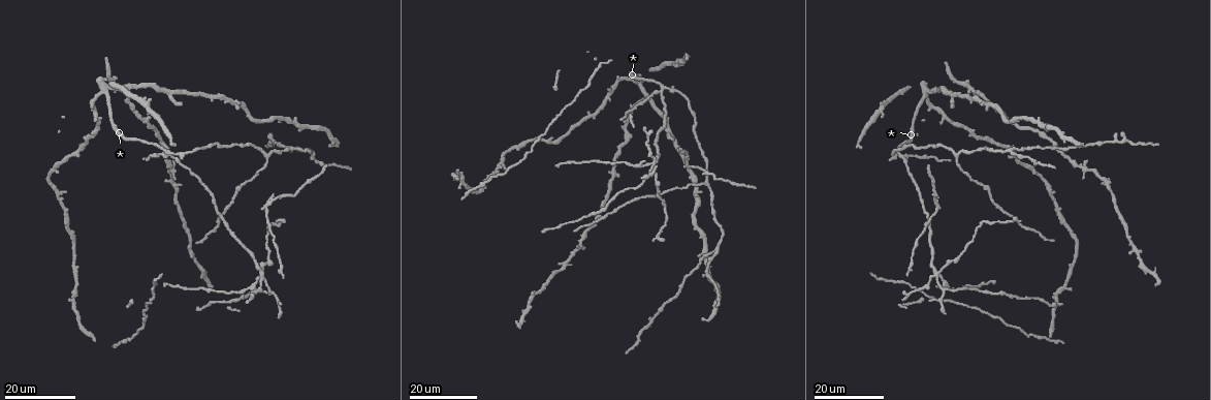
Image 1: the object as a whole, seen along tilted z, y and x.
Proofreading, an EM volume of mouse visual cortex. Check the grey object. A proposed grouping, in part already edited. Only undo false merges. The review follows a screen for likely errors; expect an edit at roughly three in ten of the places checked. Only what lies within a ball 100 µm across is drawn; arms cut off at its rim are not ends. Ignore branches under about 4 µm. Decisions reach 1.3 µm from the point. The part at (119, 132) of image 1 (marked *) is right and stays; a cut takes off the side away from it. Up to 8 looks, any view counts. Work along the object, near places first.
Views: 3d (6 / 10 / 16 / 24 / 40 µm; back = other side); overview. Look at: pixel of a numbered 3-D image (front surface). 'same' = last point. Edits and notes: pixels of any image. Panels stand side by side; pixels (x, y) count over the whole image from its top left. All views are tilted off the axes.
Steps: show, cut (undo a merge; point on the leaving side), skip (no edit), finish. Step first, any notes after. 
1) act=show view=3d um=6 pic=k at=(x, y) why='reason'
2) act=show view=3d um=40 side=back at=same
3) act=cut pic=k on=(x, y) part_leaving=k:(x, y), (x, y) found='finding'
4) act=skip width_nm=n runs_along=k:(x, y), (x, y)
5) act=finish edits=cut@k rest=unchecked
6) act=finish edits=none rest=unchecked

act=show view=3d um=16 pic=1 at=(664, 86) why='a fork'

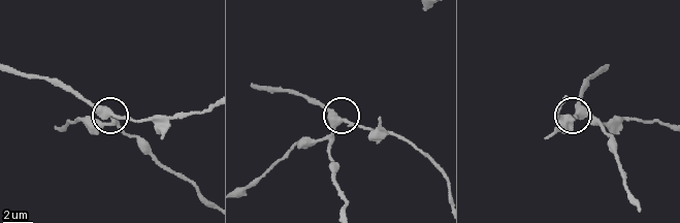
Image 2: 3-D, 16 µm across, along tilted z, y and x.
act=show view=3d um=6 pic=2 at=(108, 116) why='closer look'

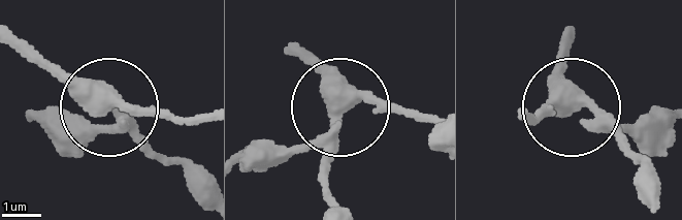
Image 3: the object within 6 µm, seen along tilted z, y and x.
act=show view=3d um=6 side=back pic=3 at=(339, 105) why='other side'

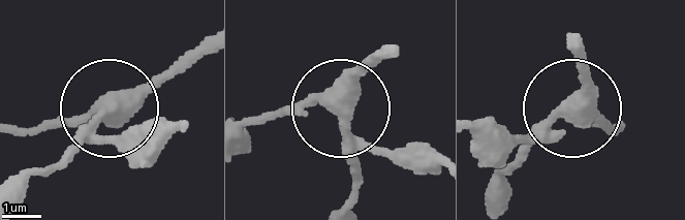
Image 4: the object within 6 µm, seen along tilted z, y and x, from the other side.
act=cut pic=4 on=(125, 131) side_arm_um=109 part_leaving=4:(90, 133), (180, 128) found='a second cell is stuck on'

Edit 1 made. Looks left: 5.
act=show view=3d um=16 pic=1 at=(573, 163) why='narrows sharply'

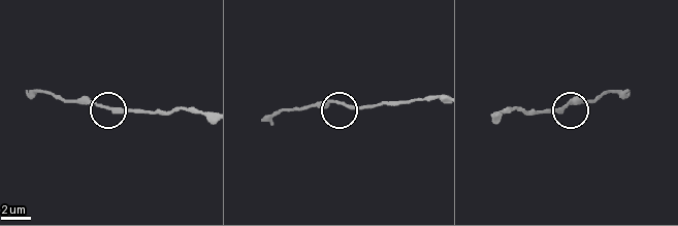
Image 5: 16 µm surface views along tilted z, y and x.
act=show view=3d um=10 pic=5 at=(98, 103)

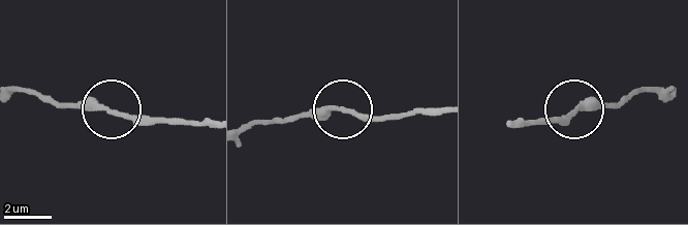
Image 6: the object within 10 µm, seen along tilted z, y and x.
act=skip found='one cell here'

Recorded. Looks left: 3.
act=show view=3d um=16 pic=1 at=(267, 204) why='four arms meet'

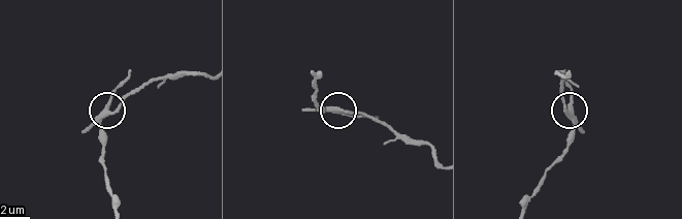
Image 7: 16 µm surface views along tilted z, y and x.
act=show view=3d um=10 pic=7 at=(107, 112)

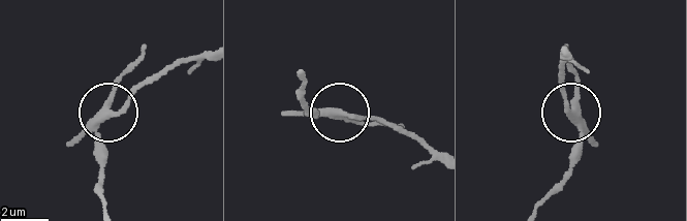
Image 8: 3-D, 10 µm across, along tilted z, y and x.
act=cut pic=8 on=(76, 143) arms=4 part_leaving=8:(101, 120), (203, 55) found='a second cell is stuck on'

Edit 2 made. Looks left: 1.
act=finish edits=cut@4,cut@8 rest=unchecked

